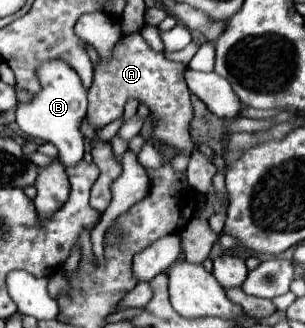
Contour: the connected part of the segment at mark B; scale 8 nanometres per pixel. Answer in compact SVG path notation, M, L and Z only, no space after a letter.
M50 60L40 66L38 78L44 90L38 92L32 102L20 104L16 108L16 124L28 136L52 142L58 148L60 162L64 166L76 166L84 156L84 136L80 132L80 122L84 120L88 106L86 90L80 82L80 76L66 62Z

